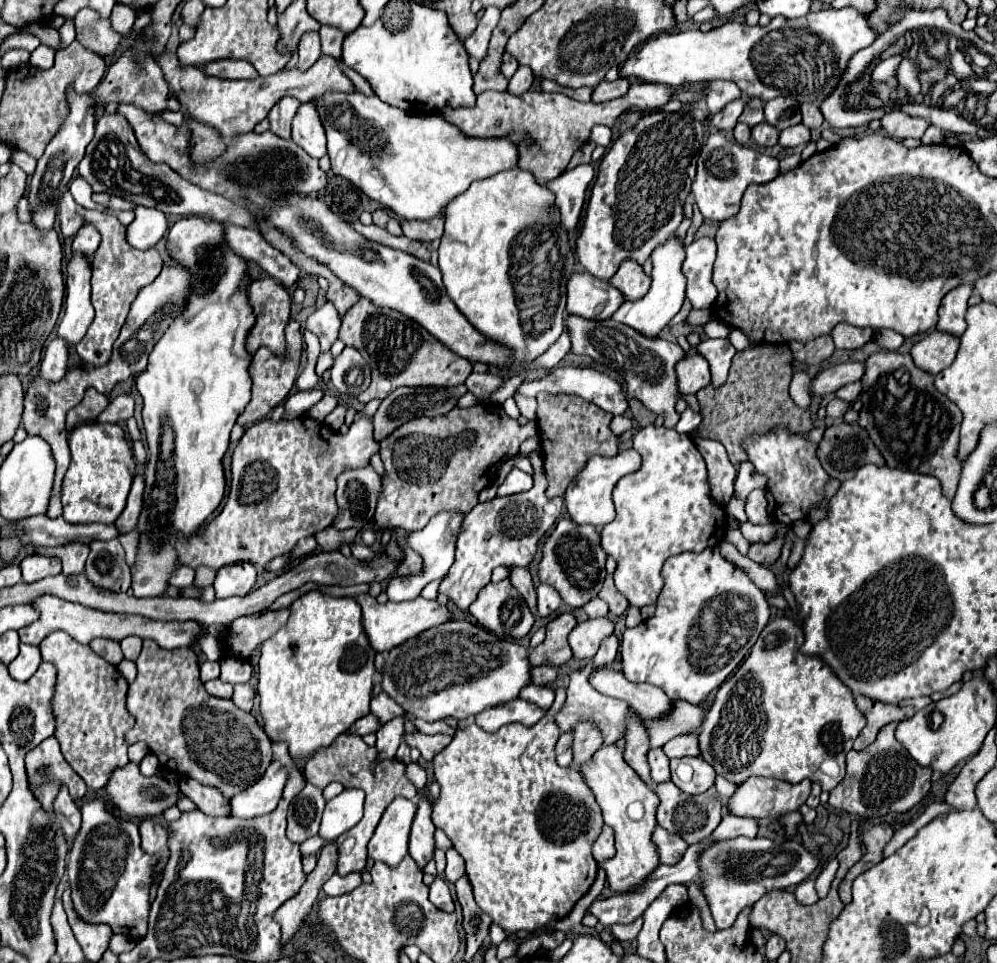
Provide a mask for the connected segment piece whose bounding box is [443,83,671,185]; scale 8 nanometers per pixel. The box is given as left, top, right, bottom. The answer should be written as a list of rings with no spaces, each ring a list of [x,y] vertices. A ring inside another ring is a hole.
[[[631,83],[627,95],[619,99],[611,99],[605,103],[581,103],[575,99],[569,99],[561,93],[541,93],[541,91],[525,91],[523,95],[515,97],[507,91],[485,91],[477,95],[477,105],[471,109],[447,109],[445,119],[453,125],[457,125],[465,135],[469,137],[503,137],[503,135],[515,135],[511,139],[519,139],[523,133],[529,133],[531,139],[537,143],[537,147],[531,147],[521,157],[521,167],[529,169],[539,185],[545,185],[547,181],[559,177],[569,161],[571,155],[589,139],[591,127],[597,123],[603,123],[607,127],[613,127],[621,113],[627,109],[653,109],[661,107],[669,101],[671,89],[657,83]]]

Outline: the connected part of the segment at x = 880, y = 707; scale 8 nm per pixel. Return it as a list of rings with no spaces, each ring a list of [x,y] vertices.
[[[859,695],[855,701],[857,701],[857,709],[867,719],[867,725],[863,727],[861,735],[855,739],[855,745],[853,745],[855,751],[861,751],[867,745],[871,745],[883,725],[887,725],[891,721],[897,721],[899,723],[903,719],[909,719],[915,713],[913,707],[899,707],[899,705],[879,703],[879,701],[871,701],[871,699],[863,697],[863,695]]]

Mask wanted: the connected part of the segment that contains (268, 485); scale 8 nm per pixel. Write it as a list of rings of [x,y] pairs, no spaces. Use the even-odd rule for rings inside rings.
[[[301,417],[301,423],[285,421],[285,425],[259,425],[253,429],[255,431],[249,431],[251,437],[247,437],[245,433],[245,437],[241,437],[239,445],[233,451],[233,481],[223,511],[215,519],[211,519],[211,523],[207,523],[205,531],[177,543],[179,561],[191,569],[197,569],[201,565],[219,569],[241,559],[265,569],[271,559],[289,553],[301,537],[317,535],[333,523],[339,511],[335,503],[337,475],[345,469],[367,467],[371,457],[379,453],[379,443],[375,443],[373,439],[373,423],[367,417],[357,417],[345,435],[309,417]]]

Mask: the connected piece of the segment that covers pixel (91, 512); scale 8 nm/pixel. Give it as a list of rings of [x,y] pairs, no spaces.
[[[85,423],[69,433],[71,465],[63,479],[63,519],[69,523],[113,523],[127,501],[135,459],[125,431],[113,423]]]

